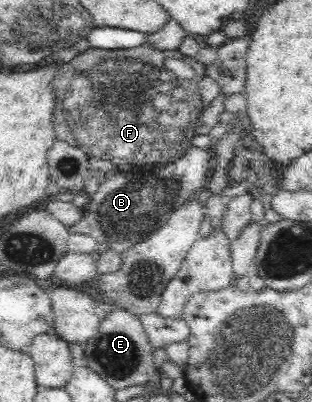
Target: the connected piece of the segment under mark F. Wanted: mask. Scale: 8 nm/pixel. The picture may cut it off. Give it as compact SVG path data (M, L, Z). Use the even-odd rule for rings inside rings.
M150 43L128 50L104 50L89 47L69 63L58 68L53 81L57 93L53 114L57 140L82 149L88 157L90 175L102 182L115 170L132 170L134 166L158 166L178 160L186 154L195 137L194 126L202 112L199 83L205 78L205 65L176 50L158 50Z

